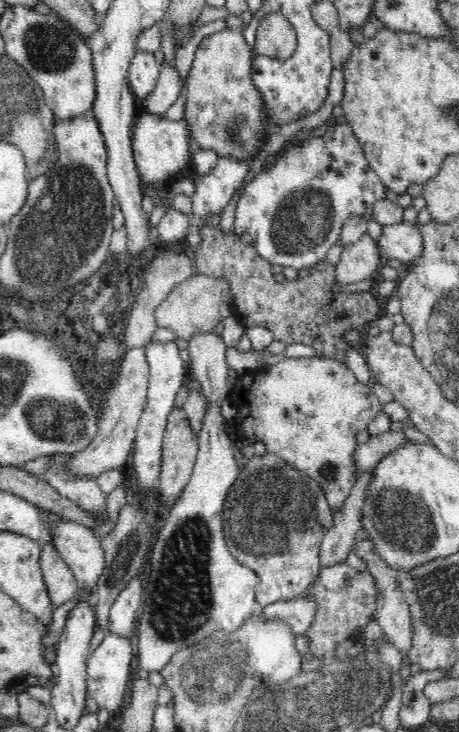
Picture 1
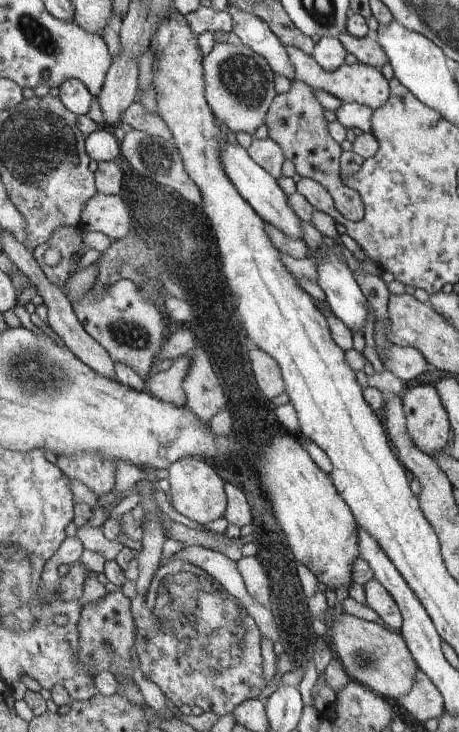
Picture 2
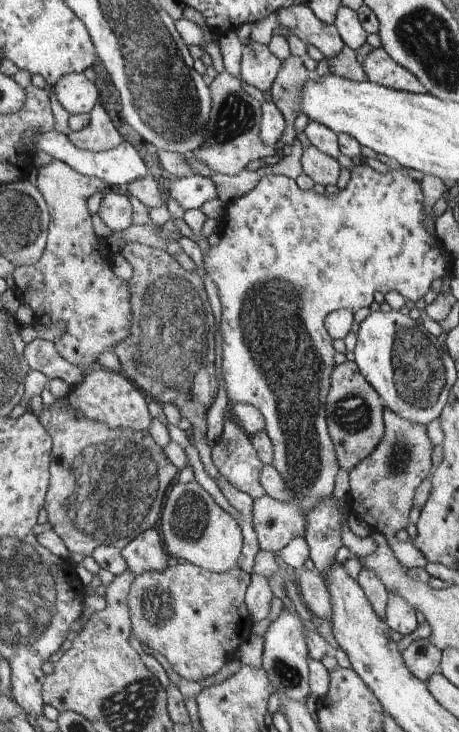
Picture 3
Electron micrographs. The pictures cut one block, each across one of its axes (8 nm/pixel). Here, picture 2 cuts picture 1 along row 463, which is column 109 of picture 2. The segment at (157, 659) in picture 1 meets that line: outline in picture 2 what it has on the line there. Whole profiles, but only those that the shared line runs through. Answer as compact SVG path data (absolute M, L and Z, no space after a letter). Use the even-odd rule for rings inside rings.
M97 192L83 210L80 226L83 232L101 232L115 241L128 237L132 218L121 195Z

